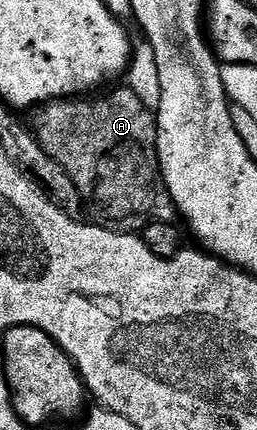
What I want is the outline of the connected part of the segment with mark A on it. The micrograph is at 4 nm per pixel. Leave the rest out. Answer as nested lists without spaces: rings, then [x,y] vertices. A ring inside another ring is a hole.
[[[130,86],[112,87],[108,96],[95,94],[90,98],[64,98],[44,104],[34,113],[33,131],[39,145],[53,158],[79,188],[79,192],[96,204],[111,220],[174,221],[175,199],[167,189],[163,167],[159,161],[159,122],[156,113]]]

